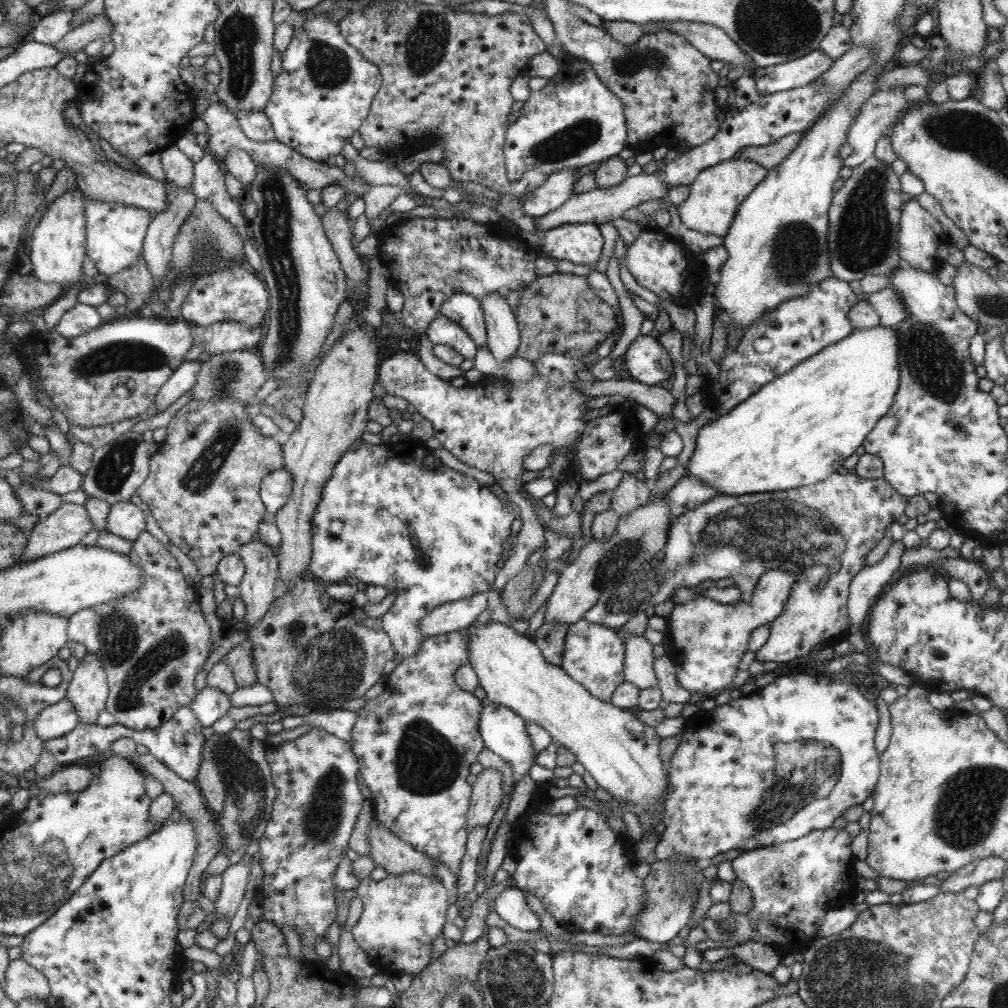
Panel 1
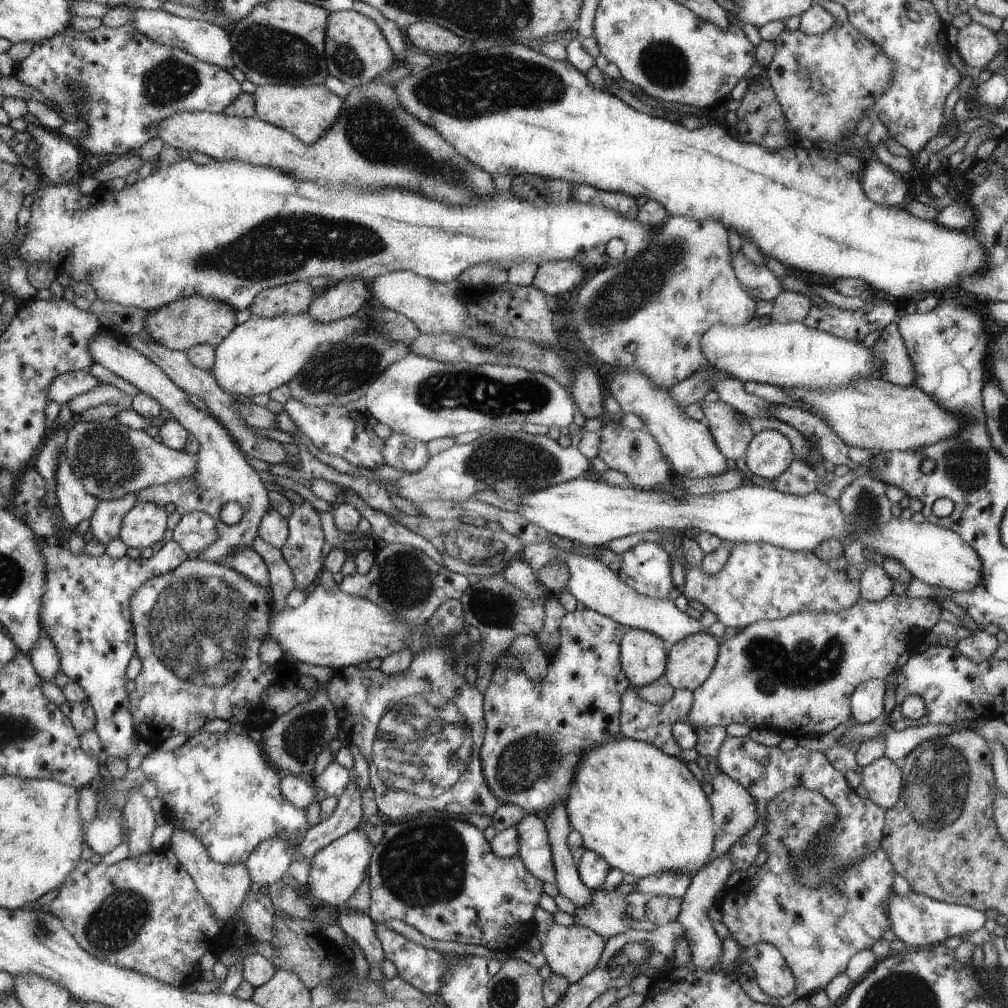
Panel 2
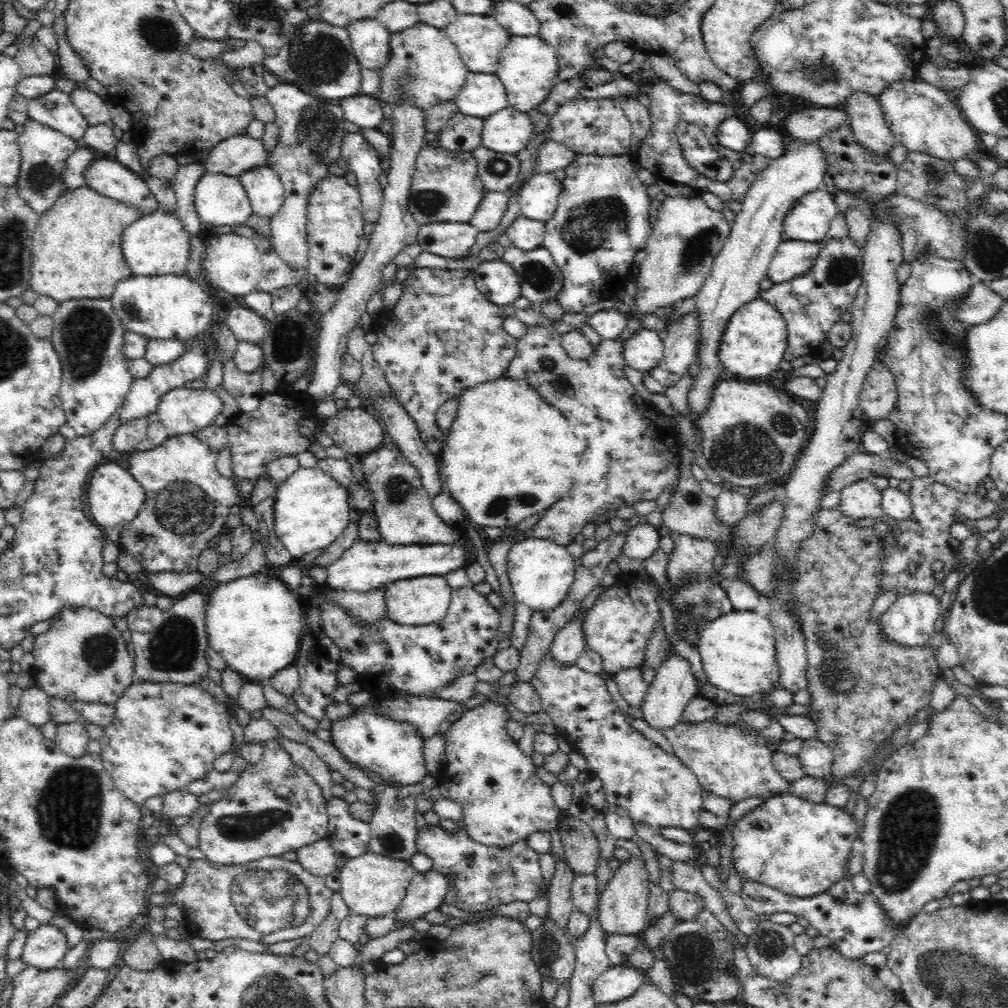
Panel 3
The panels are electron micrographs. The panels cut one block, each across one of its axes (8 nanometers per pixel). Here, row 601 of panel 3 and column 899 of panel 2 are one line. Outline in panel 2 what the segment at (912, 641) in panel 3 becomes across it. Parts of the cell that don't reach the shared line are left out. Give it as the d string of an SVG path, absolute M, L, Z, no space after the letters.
M909 892L905 896L893 894L889 898L889 922L891 930L895 932L897 940L903 940L909 950L919 950L919 948L931 948L933 944L943 944L947 938L955 938L961 934L971 934L987 922L985 914L969 908L969 906L957 906L957 904L947 904L947 902L937 902L933 898Z

